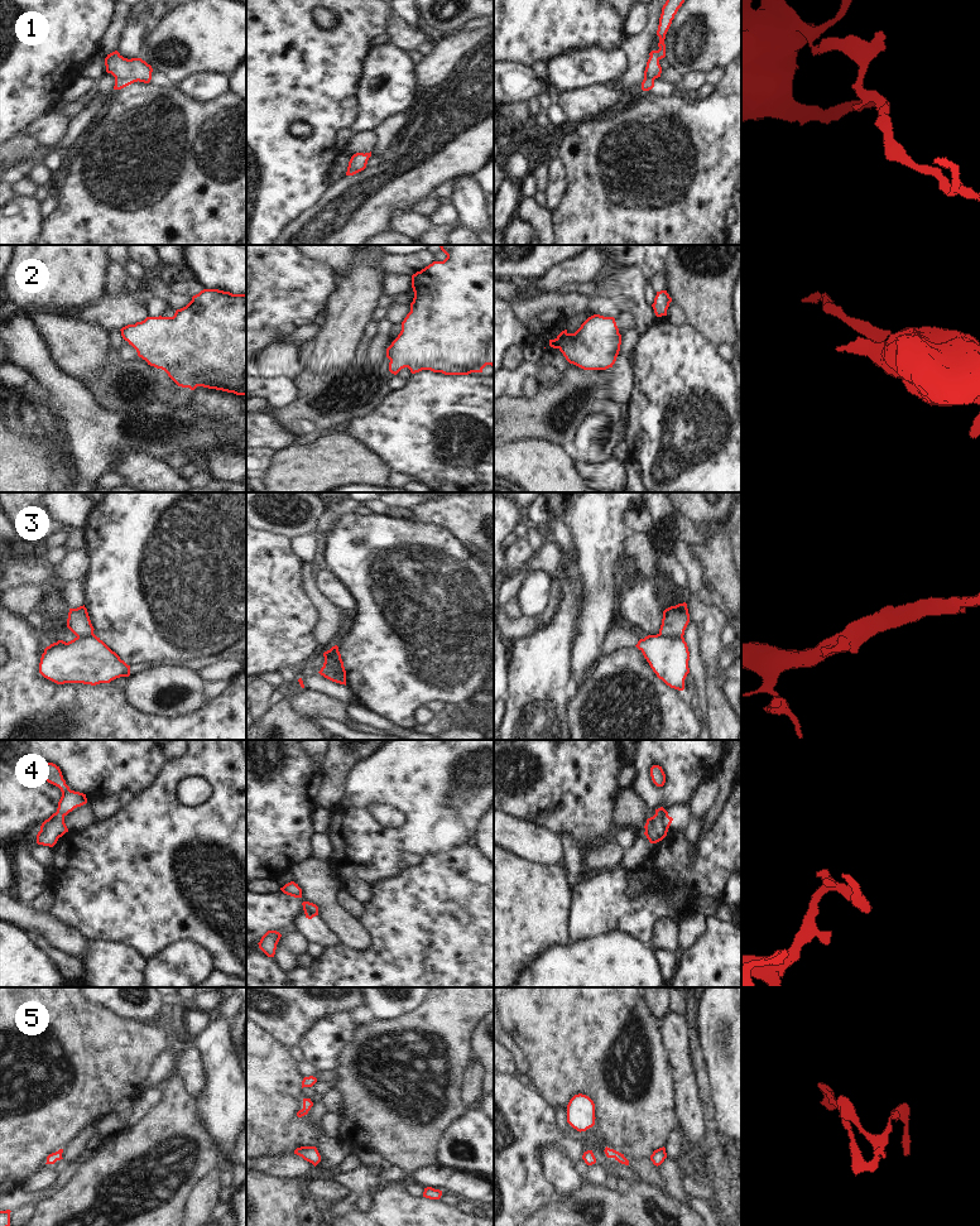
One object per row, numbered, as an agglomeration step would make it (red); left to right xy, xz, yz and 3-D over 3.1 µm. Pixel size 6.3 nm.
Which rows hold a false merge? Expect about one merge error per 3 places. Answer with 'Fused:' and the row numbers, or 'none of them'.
Fused: 3

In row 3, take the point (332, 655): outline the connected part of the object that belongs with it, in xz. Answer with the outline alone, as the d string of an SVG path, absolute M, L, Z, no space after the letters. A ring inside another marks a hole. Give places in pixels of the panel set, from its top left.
M332 646L330 650L323 653L323 657L325 660L333 663L336 667L336 683L346 686L346 670L341 659L341 654L338 652L338 646Z

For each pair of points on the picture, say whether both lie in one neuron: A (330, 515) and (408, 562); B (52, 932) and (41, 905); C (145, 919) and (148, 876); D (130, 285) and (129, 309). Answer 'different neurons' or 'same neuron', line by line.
A: different neurons
B: different neurons
C: same neuron
D: different neurons

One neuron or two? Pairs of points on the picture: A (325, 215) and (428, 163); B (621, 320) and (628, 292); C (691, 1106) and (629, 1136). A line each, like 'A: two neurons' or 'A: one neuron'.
A: one neuron
B: two neurons
C: two neurons

